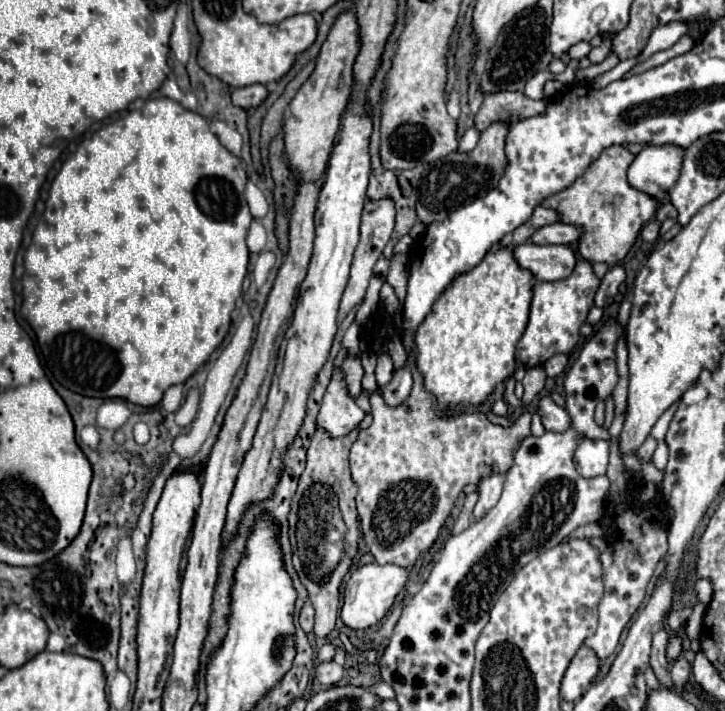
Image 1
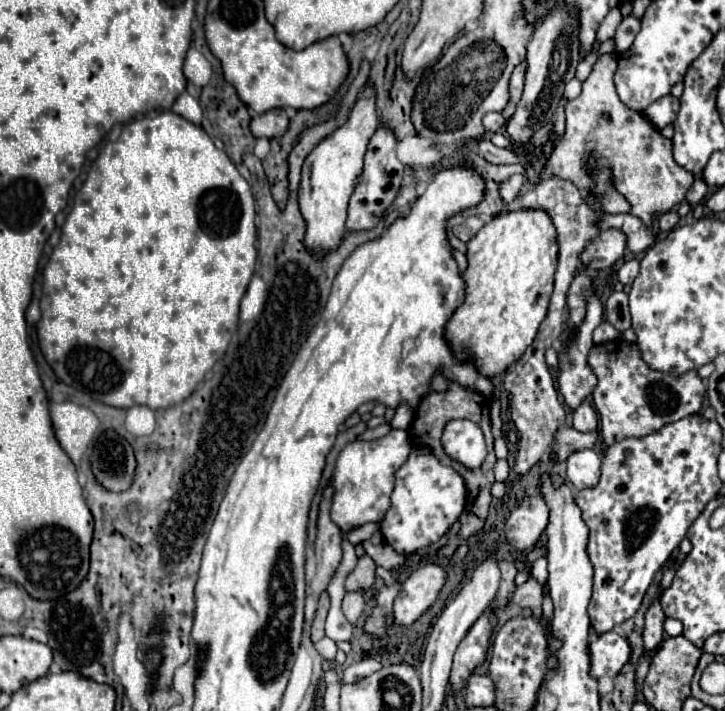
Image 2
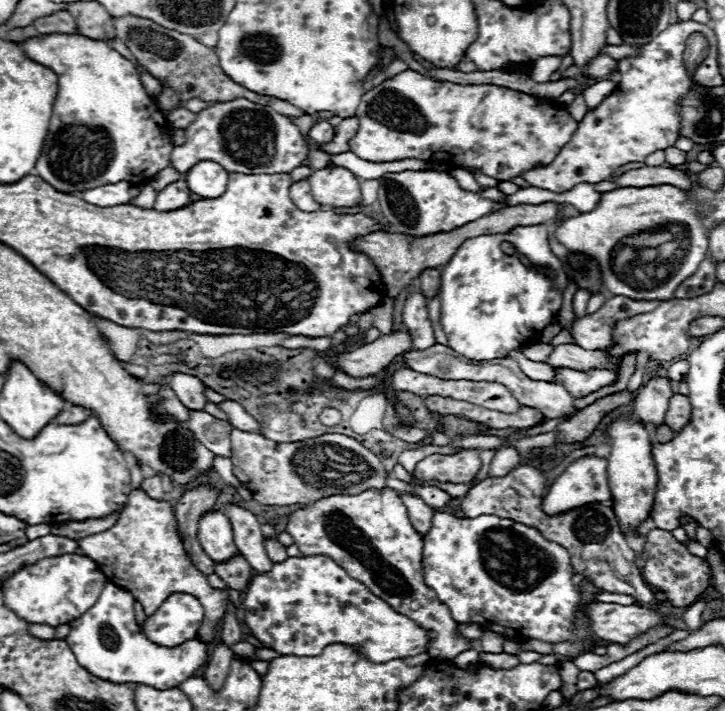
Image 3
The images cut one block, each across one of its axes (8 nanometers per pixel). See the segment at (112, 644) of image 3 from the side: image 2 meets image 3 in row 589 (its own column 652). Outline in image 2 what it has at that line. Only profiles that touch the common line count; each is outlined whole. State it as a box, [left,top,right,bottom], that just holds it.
[642,94,680,130]

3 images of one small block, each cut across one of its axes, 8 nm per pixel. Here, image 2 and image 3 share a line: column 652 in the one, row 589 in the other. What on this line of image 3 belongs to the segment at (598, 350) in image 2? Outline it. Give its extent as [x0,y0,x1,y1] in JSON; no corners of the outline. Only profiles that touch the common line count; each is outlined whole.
[286,488,470,660]

